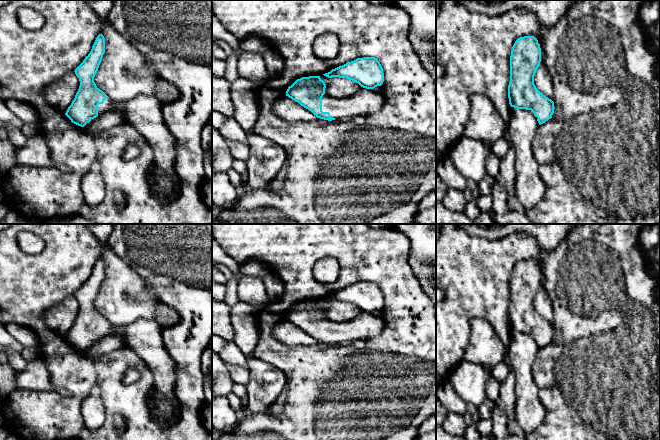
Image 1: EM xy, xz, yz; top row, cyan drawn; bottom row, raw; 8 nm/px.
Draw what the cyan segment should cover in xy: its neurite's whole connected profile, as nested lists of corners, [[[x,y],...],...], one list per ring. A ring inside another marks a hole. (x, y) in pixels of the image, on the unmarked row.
[[[99,258],[90,277],[74,295],[79,302],[80,310],[65,339],[72,347],[84,351],[91,344],[105,336],[110,334],[119,336],[126,346],[131,348],[152,371],[154,388],[151,394],[151,401],[153,402],[153,414],[156,420],[164,427],[172,426],[179,416],[180,405],[174,393],[174,361],[164,347],[164,343],[161,339],[161,327],[155,319],[139,319],[126,326],[113,326],[94,306],[94,301],[98,295],[104,277],[105,262],[102,258]]]

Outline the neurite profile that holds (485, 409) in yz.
[[[486,399],[479,407],[477,407],[479,418],[490,419],[495,406],[496,404],[494,401]]]

